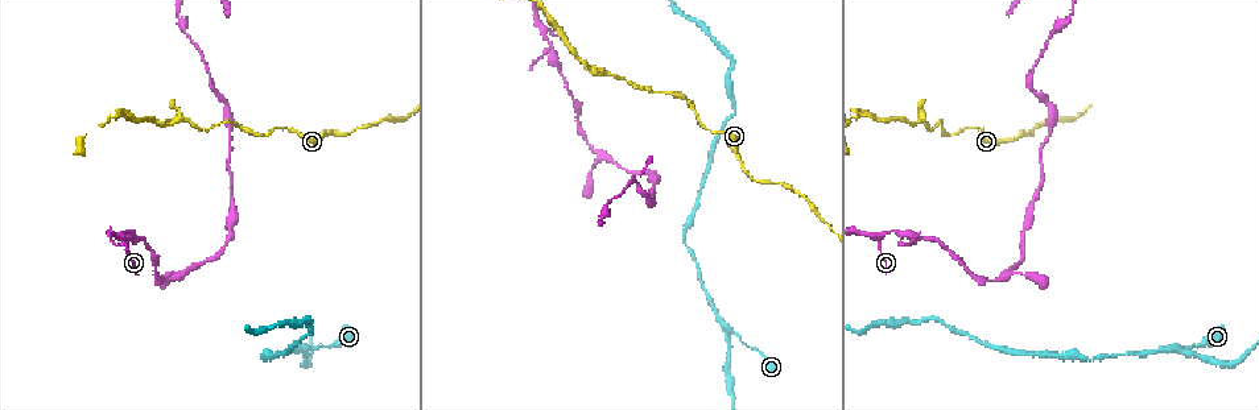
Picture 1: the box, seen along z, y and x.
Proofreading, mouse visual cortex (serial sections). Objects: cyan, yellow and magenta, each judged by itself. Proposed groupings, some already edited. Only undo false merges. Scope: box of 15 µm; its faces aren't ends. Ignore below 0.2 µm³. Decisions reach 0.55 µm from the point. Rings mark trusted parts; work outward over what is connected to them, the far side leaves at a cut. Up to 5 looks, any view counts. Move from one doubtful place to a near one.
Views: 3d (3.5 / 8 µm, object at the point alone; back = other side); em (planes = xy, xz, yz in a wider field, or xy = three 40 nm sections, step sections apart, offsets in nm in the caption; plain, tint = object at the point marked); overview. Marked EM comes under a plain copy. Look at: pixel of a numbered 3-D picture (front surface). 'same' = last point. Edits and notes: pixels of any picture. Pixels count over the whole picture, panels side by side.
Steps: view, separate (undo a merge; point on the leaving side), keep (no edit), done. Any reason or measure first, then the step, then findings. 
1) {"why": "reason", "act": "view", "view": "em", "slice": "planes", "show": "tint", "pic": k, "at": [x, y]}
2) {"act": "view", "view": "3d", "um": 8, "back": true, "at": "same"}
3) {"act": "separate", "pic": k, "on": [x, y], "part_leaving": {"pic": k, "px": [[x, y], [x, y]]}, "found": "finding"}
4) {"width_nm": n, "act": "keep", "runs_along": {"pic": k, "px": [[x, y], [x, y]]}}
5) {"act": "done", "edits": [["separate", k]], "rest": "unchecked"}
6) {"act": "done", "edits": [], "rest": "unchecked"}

{"why": "narrows sharply", "act": "view", "view": "3d", "um": 3.5, "pic": 1, "at": [586, 66]}

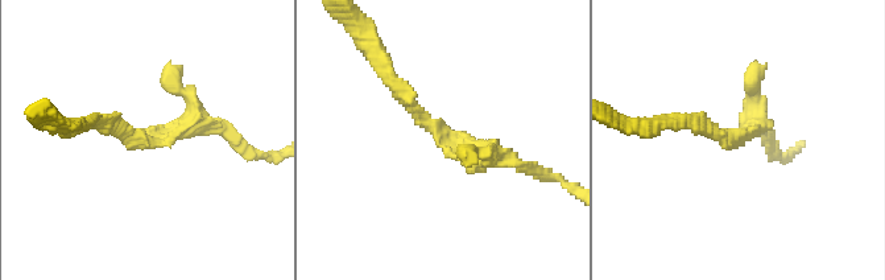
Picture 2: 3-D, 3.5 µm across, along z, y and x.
{"arm_widths_nm": [150, 200], "why": "need the tissue", "act": "view", "view": "em", "slice": "xy", "step": 5, "show": "tint", "pic": 2, "at": [152, 142]}

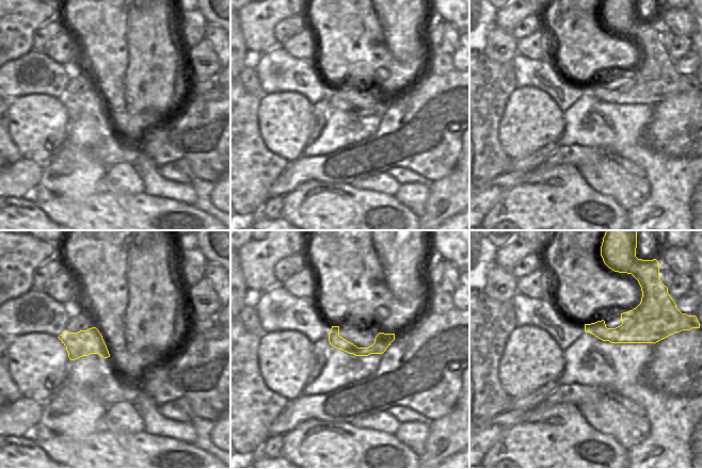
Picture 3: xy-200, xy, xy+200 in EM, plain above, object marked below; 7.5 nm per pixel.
{"act": "keep", "runs_along": {"pic": 3, "px": [[392, 336], [368, 351], [331, 339]]}, "found": "continuous, no second cell"}

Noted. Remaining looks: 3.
{"why": "arms part here", "act": "view", "view": "3d", "um": 8, "pic": 1, "at": [546, 30]}

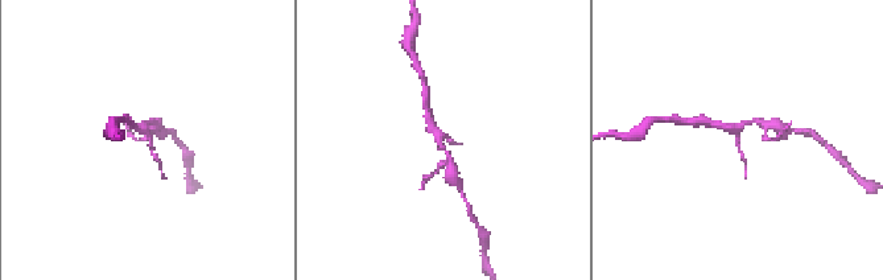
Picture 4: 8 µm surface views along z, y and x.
{"why": "now the EM", "act": "view", "view": "em", "slice": "xy", "step": 1, "show": "tint", "pic": 4, "at": [143, 126]}

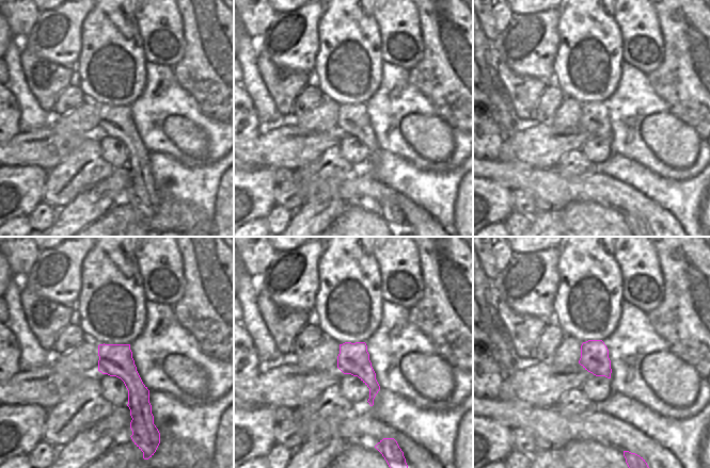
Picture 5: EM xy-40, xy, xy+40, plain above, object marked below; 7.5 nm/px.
{"act": "keep", "found": "continuous, no second cell"}

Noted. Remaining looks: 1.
{"act": "done", "edits": [], "rest": "unchecked"}

